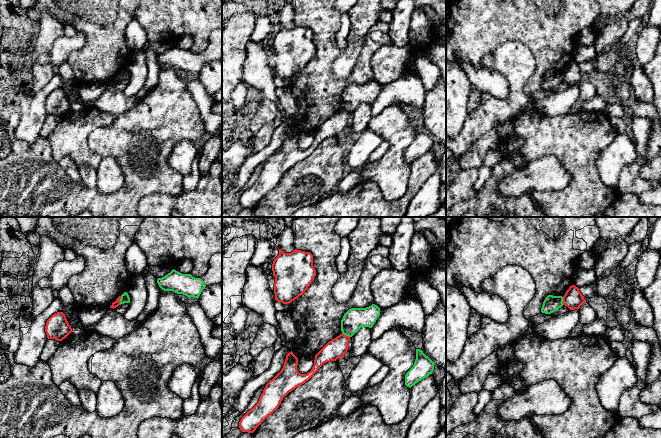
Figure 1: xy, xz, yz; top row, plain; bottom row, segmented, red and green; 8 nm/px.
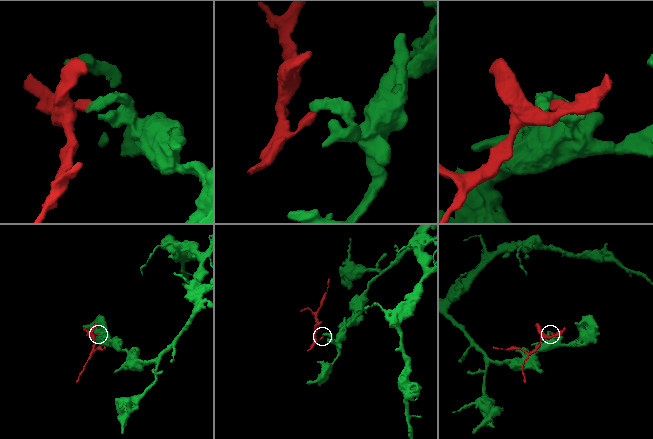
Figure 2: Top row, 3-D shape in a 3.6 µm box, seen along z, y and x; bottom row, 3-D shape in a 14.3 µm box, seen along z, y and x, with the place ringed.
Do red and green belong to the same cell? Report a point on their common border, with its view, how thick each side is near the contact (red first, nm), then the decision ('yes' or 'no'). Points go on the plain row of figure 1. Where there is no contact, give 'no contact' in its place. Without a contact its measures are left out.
contact xy (119, 76); calibres 50 and 70 nm; no

